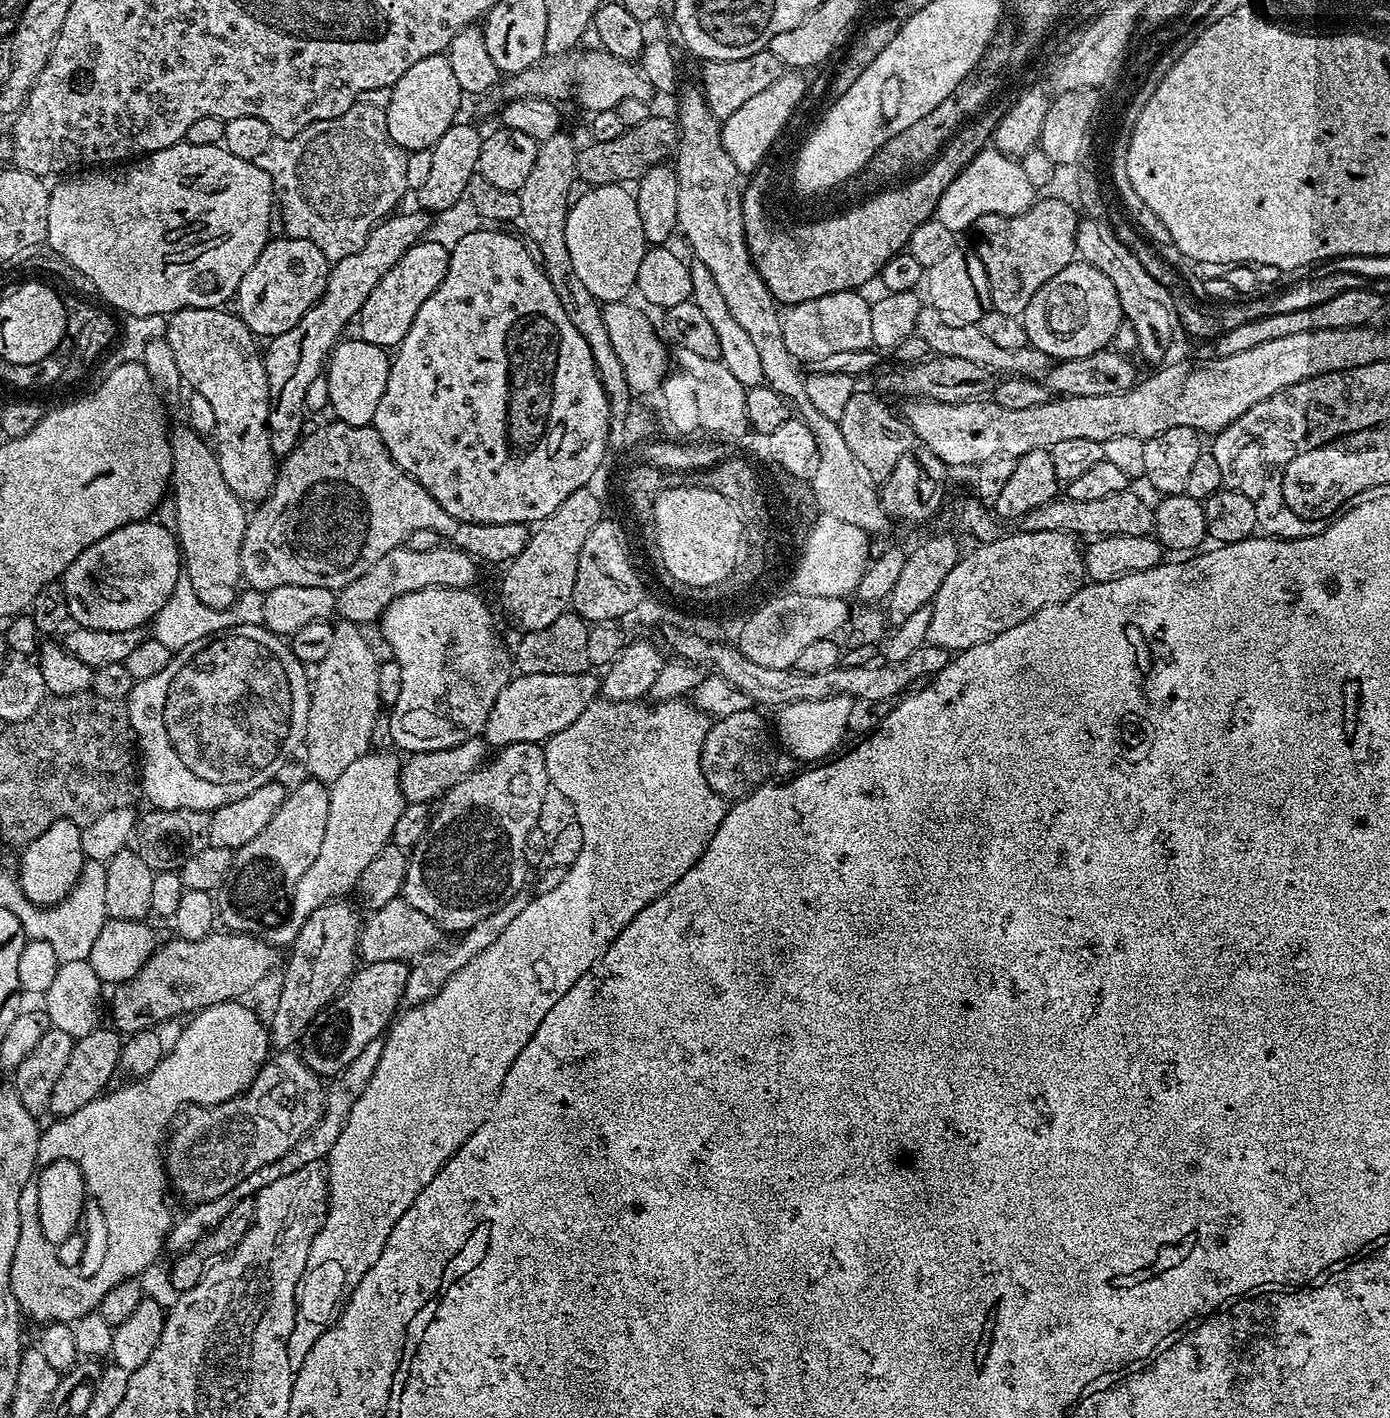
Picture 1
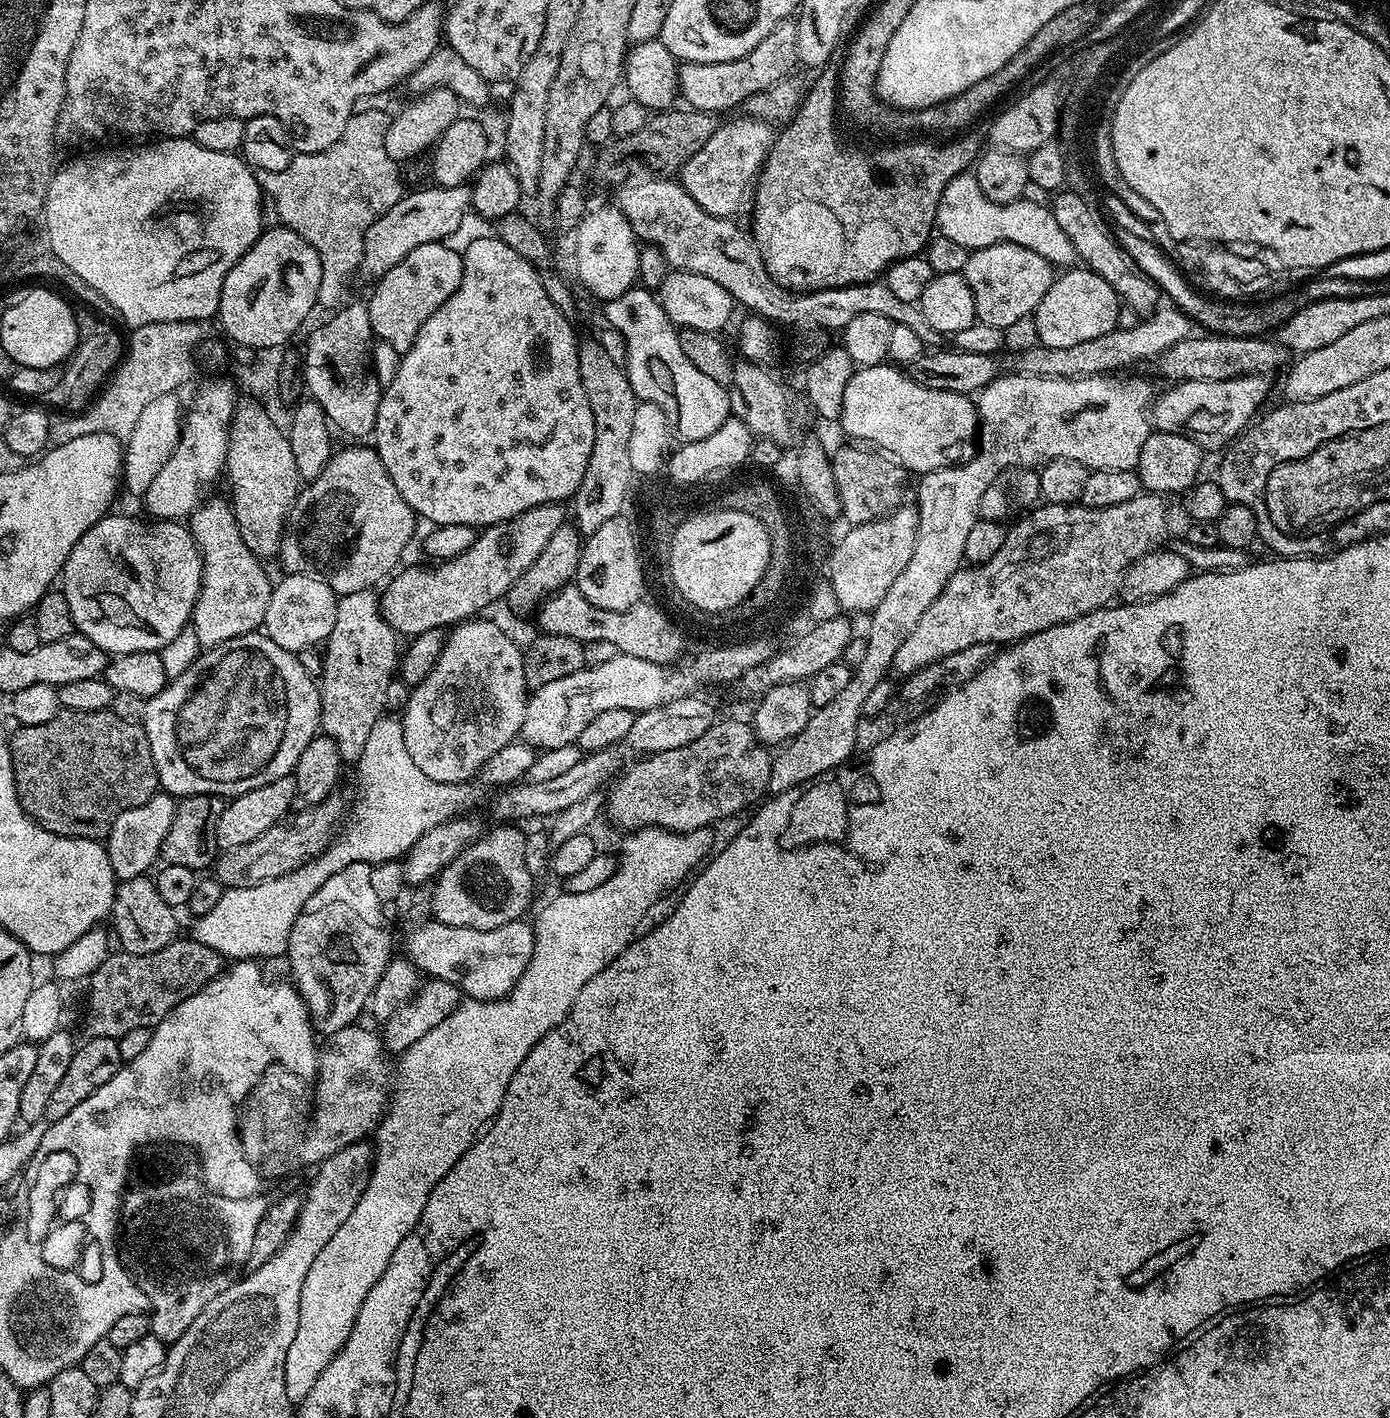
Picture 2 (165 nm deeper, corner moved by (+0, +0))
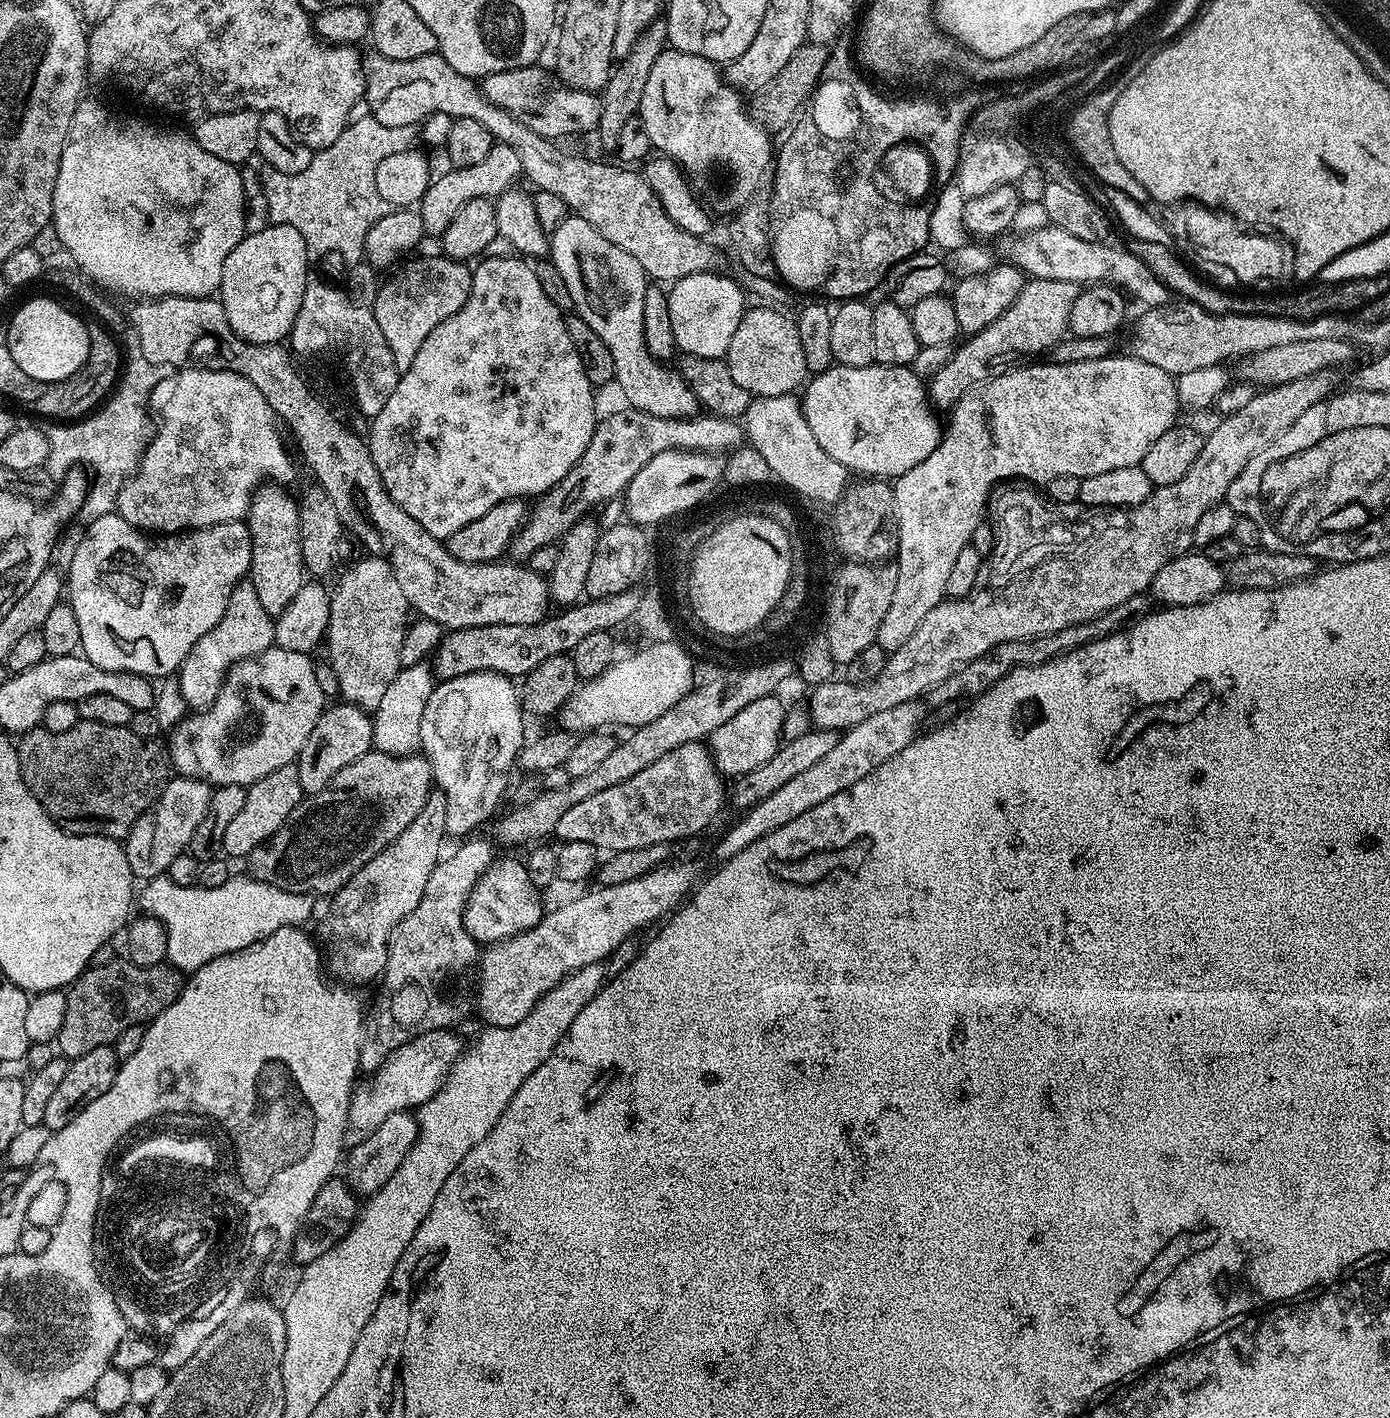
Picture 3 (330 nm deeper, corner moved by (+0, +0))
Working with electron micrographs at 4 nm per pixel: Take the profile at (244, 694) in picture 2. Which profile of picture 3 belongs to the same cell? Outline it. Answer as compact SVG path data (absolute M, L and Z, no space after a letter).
M275 646L240 660L228 672L224 684L218 690L216 701L203 710L185 715L171 729L172 745L166 748L171 767L181 777L202 780L211 786L247 786L258 778L266 778L266 774L274 774L278 766L293 763L299 757L302 746L306 746L310 730L314 730L326 707L326 697L322 690L318 690L318 678L314 678L313 663L311 655Z

